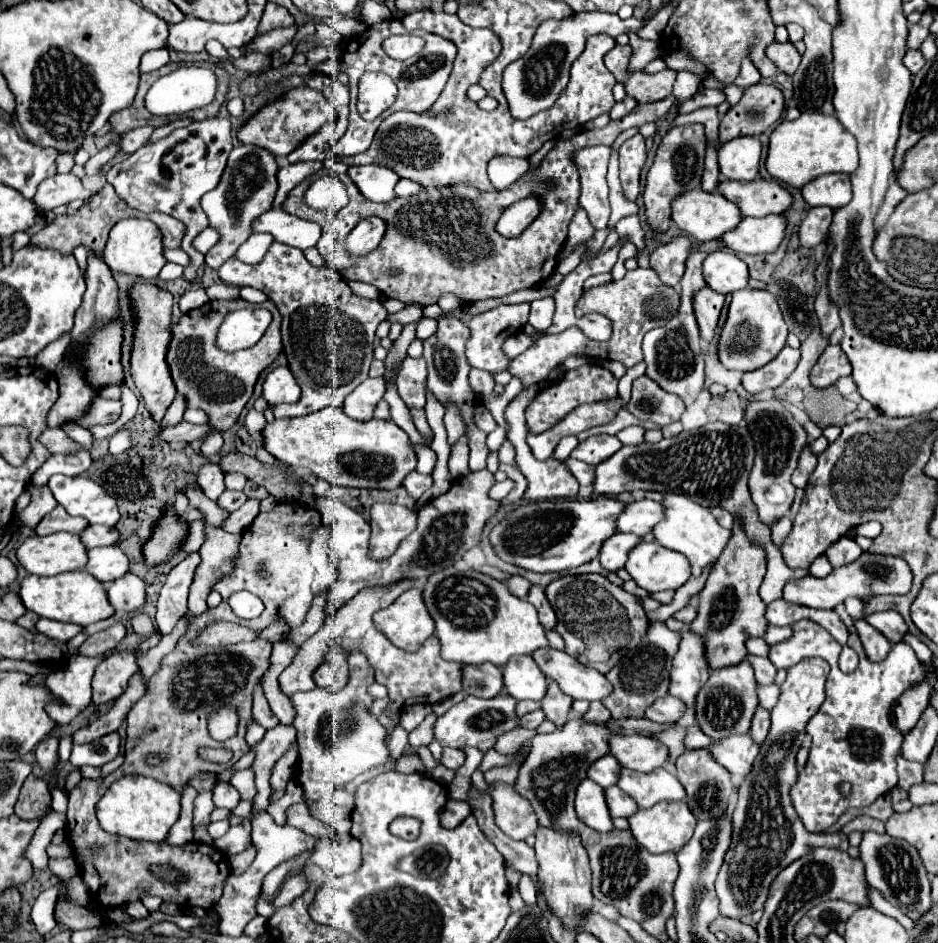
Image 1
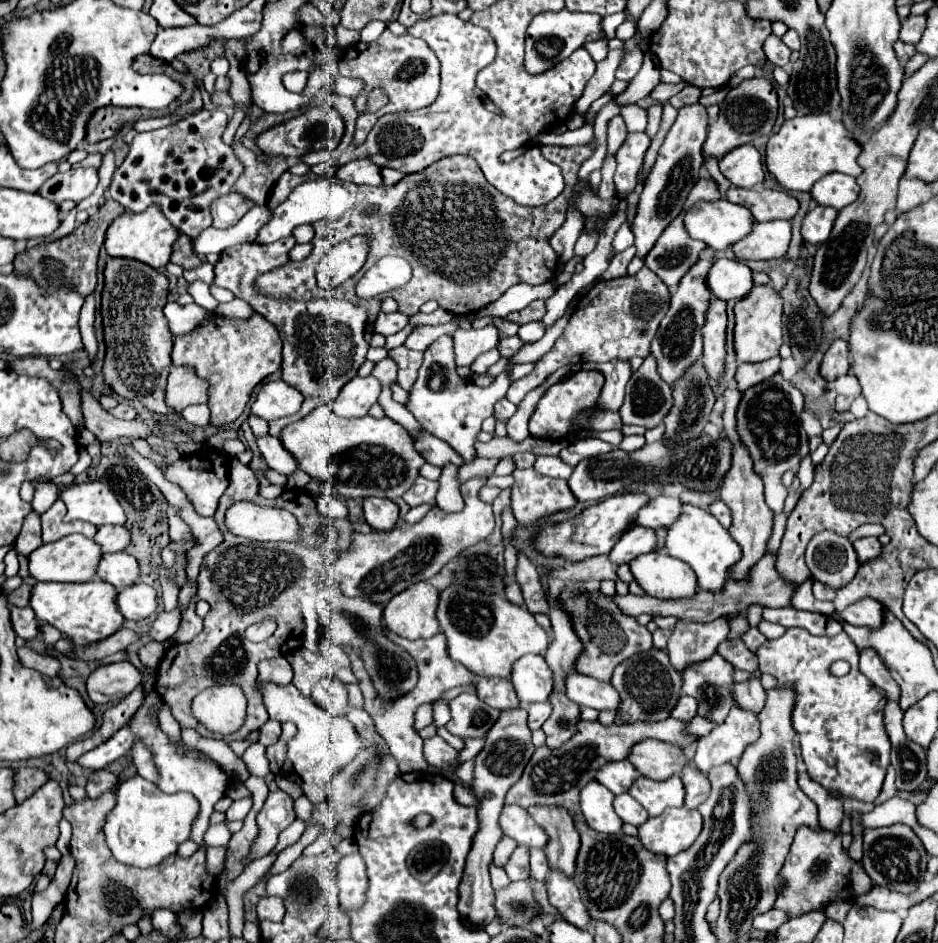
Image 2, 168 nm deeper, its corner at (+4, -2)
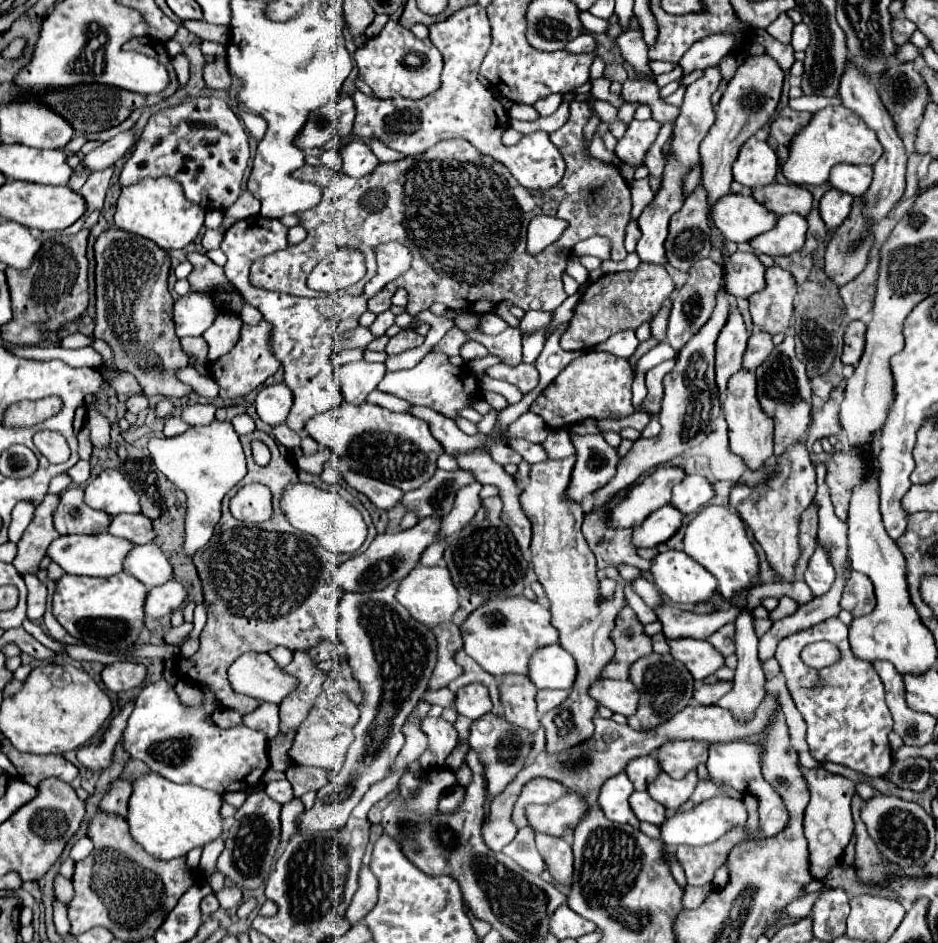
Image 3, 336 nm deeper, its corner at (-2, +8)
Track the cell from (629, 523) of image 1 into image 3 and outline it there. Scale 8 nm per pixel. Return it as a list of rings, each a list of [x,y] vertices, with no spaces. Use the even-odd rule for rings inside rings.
[[[692,474],[672,490],[672,506],[684,514],[692,514],[702,508],[714,496],[714,484],[700,474]]]

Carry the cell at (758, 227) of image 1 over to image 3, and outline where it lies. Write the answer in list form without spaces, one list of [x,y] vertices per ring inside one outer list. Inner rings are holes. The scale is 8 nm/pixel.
[[[786,214],[778,218],[776,228],[772,228],[766,234],[760,234],[754,238],[752,248],[758,254],[768,256],[788,256],[792,252],[798,252],[806,242],[806,230],[808,224],[798,214]]]

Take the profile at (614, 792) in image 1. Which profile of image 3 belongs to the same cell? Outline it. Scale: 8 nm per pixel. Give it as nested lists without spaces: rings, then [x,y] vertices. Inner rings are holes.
[[[634,792],[630,796],[630,806],[642,822],[650,822],[650,824],[660,826],[666,820],[666,808],[662,804],[658,804],[656,800],[652,800],[648,796],[648,792]]]

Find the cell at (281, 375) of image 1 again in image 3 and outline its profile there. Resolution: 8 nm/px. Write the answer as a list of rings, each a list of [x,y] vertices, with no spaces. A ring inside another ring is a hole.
[[[284,382],[266,386],[256,396],[258,416],[262,422],[270,426],[284,424],[290,408],[292,408],[292,392]]]

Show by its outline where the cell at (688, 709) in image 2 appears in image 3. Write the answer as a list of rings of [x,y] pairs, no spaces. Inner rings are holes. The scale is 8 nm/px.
[[[720,680],[714,684],[702,684],[696,692],[694,692],[694,700],[698,704],[716,704],[724,694],[728,694],[732,690],[732,680]]]

